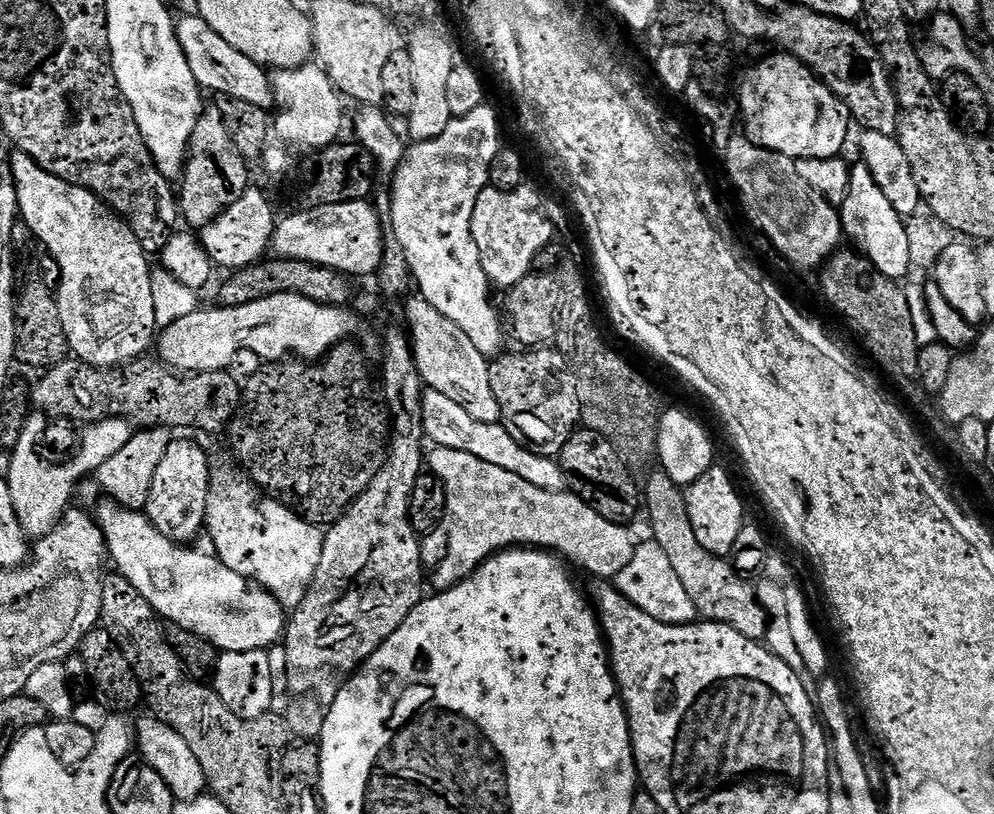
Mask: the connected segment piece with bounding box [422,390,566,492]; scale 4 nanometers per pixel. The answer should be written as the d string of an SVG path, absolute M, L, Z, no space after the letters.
M431 390L424 393L422 414L427 439L433 445L450 450L466 450L466 454L474 454L474 458L482 458L482 462L491 462L493 466L502 466L502 470L510 470L510 474L518 474L518 478L526 478L526 482L534 482L534 486L542 486L542 490L565 491L566 481L559 463L551 456L539 456L514 442L503 423L480 422L453 399Z

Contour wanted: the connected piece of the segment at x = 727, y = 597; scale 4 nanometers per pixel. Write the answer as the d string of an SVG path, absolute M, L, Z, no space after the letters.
M662 470L653 471L652 474L648 485L645 483L642 488L646 516L648 512L648 520L652 523L651 539L666 550L666 558L670 558L678 579L682 581L682 586L686 586L686 594L690 594L690 602L694 602L697 613L705 621L725 624L746 638L763 641L768 634L768 615L758 602L755 587L751 583L748 585L749 581L725 557L702 550L694 535L694 526L690 526L690 514L686 514L681 485L672 481Z

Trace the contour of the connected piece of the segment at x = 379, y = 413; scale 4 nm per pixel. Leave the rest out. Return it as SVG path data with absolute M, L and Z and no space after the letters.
M356 342L337 344L328 351L328 355L309 362L299 358L285 358L279 362L268 362L260 367L258 374L254 374L242 384L242 403L233 415L232 423L227 425L226 437L232 443L232 452L240 459L240 464L245 468L247 475L261 493L267 494L273 500L279 500L304 520L309 520L317 526L331 526L348 511L354 501L374 482L378 470L382 470L384 459L388 456L388 441L390 439L390 417L388 409L378 399L378 392L372 389L372 376L368 373L368 360L364 357L362 349Z

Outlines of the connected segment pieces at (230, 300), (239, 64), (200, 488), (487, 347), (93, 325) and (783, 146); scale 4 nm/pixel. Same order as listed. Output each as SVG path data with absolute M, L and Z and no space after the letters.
M265 258L258 264L251 264L249 268L237 268L229 276L232 277L220 288L219 303L225 308L246 306L250 302L258 302L262 298L270 298L283 292L298 294L302 298L310 298L314 302L329 304L335 308L351 305L354 300L353 281L343 272L301 260Z
M199 14L191 15L176 20L176 37L201 89L208 91L209 88L213 94L219 94L221 97L241 99L242 102L252 103L256 107L271 109L274 97L269 73L261 65L246 58L242 50L234 50L234 46L230 46L230 42L226 42L222 34L210 30L208 23Z
M173 439L150 486L147 518L162 535L173 542L192 542L205 527L208 498L213 488L212 468L208 465L207 454L192 440Z
M485 106L479 108L478 110L474 110L473 112L471 112L470 114L466 114L465 116L457 116L453 118L453 120L446 126L446 130L442 130L442 134L438 134L438 138L434 138L433 140L421 140L419 142L413 143L411 147L409 147L407 151L405 151L404 161L400 164L400 169L397 170L394 173L394 175L391 177L392 189L390 189L390 195L392 198L392 211L390 213L390 219L392 219L392 228L390 224L390 232L391 235L392 232L394 235L396 235L393 236L395 243L399 244L402 251L406 254L406 262L408 263L409 270L412 271L412 279L414 281L415 287L417 289L420 287L420 290L418 290L419 295L421 297L424 297L426 302L434 306L434 308L438 310L439 313L444 314L446 318L450 318L451 322L454 322L455 325L460 326L462 330L466 332L467 337L469 337L471 341L474 342L474 345L476 345L478 350L480 350L482 354L487 358L495 358L501 355L503 348L500 347L502 347L504 344L504 332L506 336L506 328L505 325L502 323L501 313L498 311L498 308L497 308L498 313L496 313L496 308L494 305L492 305L491 298L488 297L488 288L490 289L490 281L488 279L488 275L486 274L486 270L482 270L482 258L478 254L478 242L474 242L474 234L472 233L472 219L474 218L474 202L478 202L478 194L482 194L482 190L486 187L489 187L488 175L490 174L490 162L494 162L494 154L498 154L501 150L501 147L502 147L502 141L500 141L500 120L498 117L496 117L496 112L494 109L491 108L491 106Z
M13 151L10 167L12 177L16 183L18 190L18 206L20 207L20 220L28 223L28 228L44 243L43 251L47 255L53 256L57 260L57 266L60 267L60 286L55 289L56 301L58 302L58 314L62 314L62 330L66 330L66 338L71 355L75 359L83 360L85 364L92 364L95 368L107 368L109 370L119 369L121 366L127 366L134 360L141 359L145 355L144 352L148 347L153 347L154 337L158 332L156 323L156 315L154 314L154 290L152 289L152 268L148 260L149 253L138 242L138 238L134 234L134 230L130 230L130 226L125 220L121 220L103 200L98 199L90 190L85 188L77 188L75 184L66 182L62 178L58 178L54 174L44 172L42 166L38 166L38 162L34 162L25 152Z
M776 55L780 56L762 61L740 88L743 131L760 148L786 154L794 161L840 156L850 125L842 101L795 56Z

